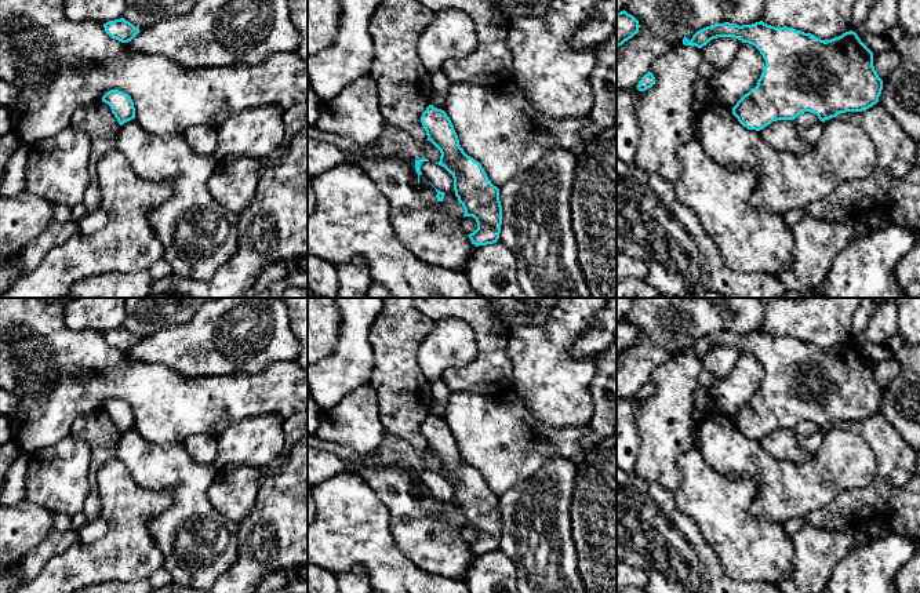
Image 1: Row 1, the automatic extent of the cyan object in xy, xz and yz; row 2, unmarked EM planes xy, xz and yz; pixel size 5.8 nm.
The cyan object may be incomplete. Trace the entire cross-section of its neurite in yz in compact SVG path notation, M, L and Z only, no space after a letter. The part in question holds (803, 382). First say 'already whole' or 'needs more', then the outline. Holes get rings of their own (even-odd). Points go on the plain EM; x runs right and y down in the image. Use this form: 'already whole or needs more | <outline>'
already whole | M763 330L752 334L734 334L730 331L714 332L698 339L691 349L686 345L684 354L702 357L710 349L717 346L734 346L742 352L754 354L766 370L766 375L757 394L745 403L732 416L732 423L748 439L760 440L777 429L794 429L800 422L810 421L818 425L821 430L836 426L846 421L862 421L879 411L883 399L883 389L873 375L873 361L861 350L852 339L830 349L821 349L811 342L804 342L793 336L775 336Z

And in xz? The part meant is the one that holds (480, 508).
already whole | M429 414L421 425L428 448L441 462L440 470L454 487L454 499L465 525L473 525L477 538L468 543L476 556L494 553L499 547L502 514L499 498L491 492L484 477L468 465L459 454L454 434L441 418Z

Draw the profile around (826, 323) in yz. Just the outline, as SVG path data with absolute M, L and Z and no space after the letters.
M759 298L766 316L763 331L775 336L793 336L830 349L852 339L855 312L865 298Z

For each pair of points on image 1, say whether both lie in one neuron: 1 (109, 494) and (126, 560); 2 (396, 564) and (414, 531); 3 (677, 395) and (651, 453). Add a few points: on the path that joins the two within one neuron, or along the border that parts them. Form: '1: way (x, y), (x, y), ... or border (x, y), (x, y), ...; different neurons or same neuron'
1: way (126, 510), (126, 544); same neuron
2: border (391, 523), (396, 545), (415, 564), (431, 571); different neurons
3: way (671, 408), (662, 439); same neuron

